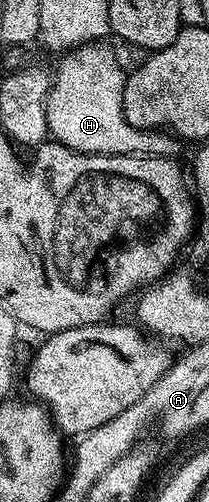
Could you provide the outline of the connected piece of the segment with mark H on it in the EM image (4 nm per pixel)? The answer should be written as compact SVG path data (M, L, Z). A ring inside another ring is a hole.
M106 43L81 45L61 58L58 73L53 74L50 93L46 96L46 127L49 136L75 149L77 153L129 157L177 158L184 148L183 142L169 131L137 129L124 119L122 96L127 74L122 73L118 57Z

